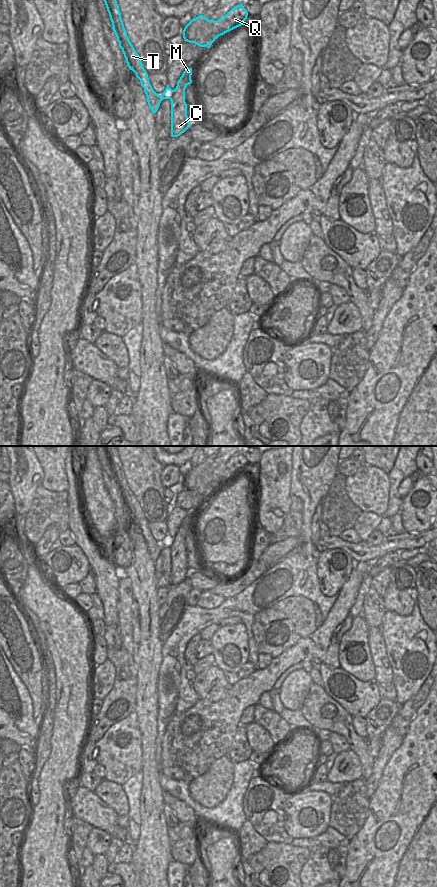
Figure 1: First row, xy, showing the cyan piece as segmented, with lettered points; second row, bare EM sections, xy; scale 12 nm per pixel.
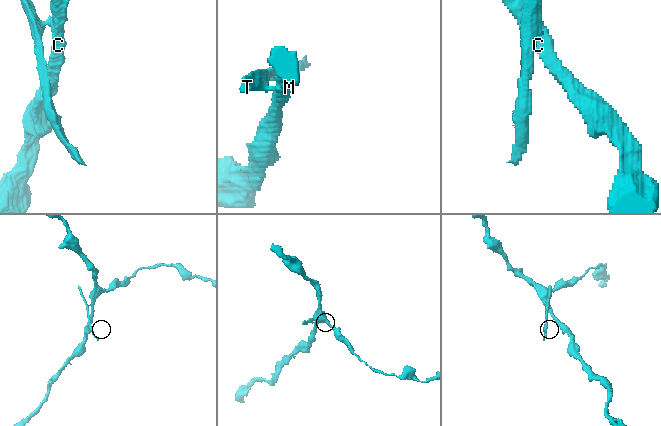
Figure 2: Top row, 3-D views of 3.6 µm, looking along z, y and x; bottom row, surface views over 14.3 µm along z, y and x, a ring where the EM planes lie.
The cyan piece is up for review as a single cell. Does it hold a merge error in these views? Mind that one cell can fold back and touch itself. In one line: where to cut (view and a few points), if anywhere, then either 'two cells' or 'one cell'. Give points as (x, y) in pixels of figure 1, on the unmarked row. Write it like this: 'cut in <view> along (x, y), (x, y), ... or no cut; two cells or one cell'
cut in xy along (174, 538), (170, 547); two cells

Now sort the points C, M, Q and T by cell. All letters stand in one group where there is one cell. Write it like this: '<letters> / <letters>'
C M Q / T

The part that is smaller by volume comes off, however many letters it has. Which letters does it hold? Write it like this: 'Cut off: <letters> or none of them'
Cut off: T

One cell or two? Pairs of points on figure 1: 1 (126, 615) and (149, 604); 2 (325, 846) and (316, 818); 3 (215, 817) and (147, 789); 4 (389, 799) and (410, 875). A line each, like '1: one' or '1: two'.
1: two
2: two
3: two
4: one

